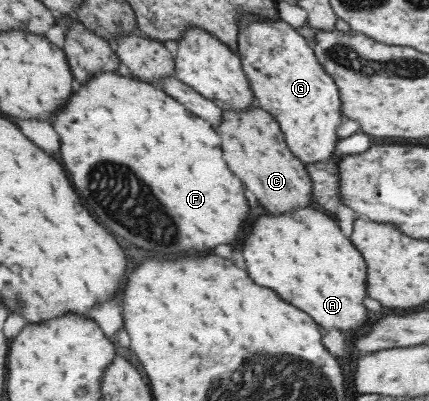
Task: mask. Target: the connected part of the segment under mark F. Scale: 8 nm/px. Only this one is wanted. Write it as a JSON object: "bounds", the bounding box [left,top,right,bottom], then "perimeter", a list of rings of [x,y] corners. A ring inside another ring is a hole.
{"bounds":[54,69,248,255],"perimeter":[[[103,69],[84,87],[60,109],[54,117],[54,127],[62,137],[62,161],[82,199],[98,215],[98,221],[132,241],[132,245],[158,255],[190,255],[212,251],[218,245],[234,245],[248,223],[248,203],[240,181],[226,167],[217,128],[169,92],[136,76],[120,76],[116,71]]]}

